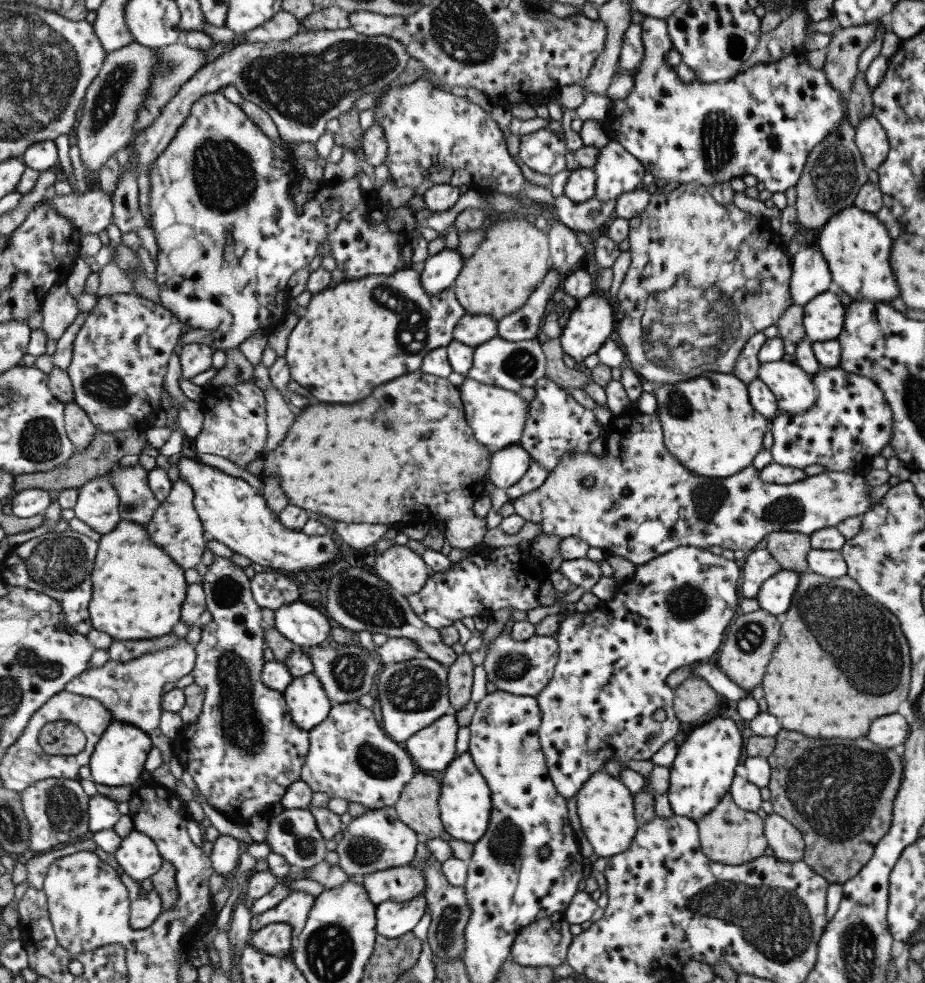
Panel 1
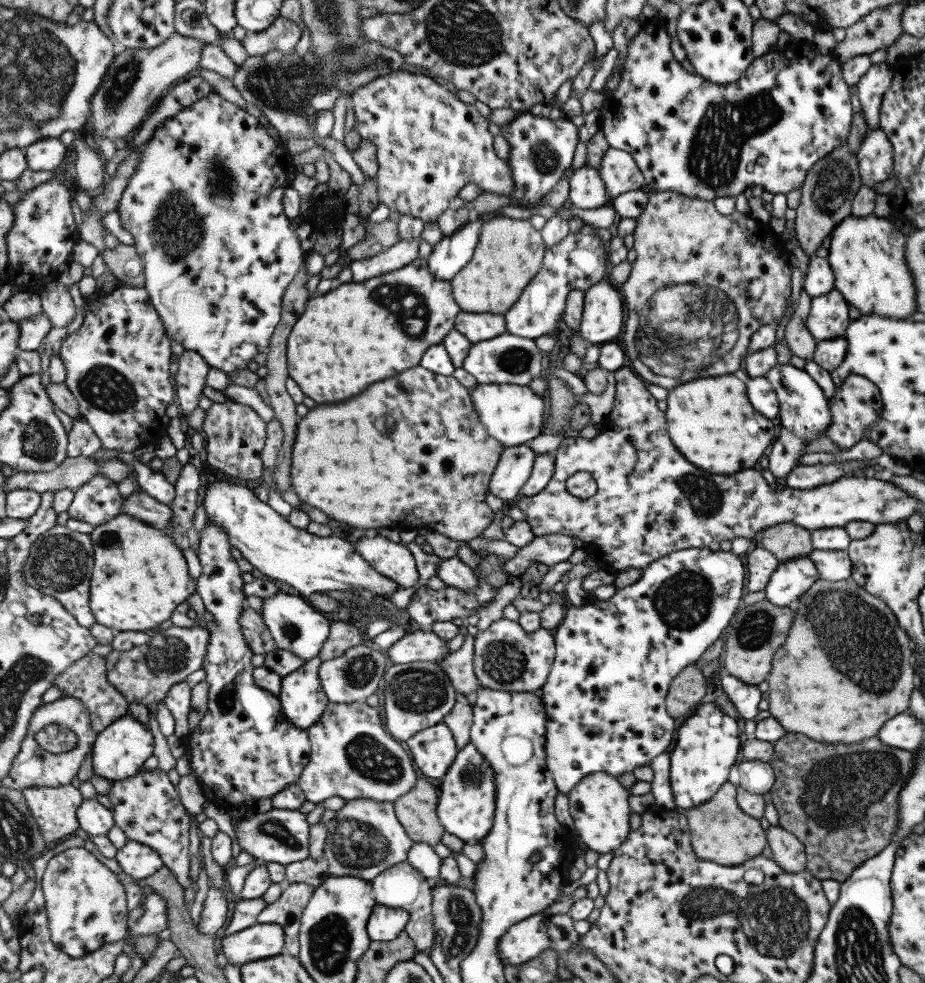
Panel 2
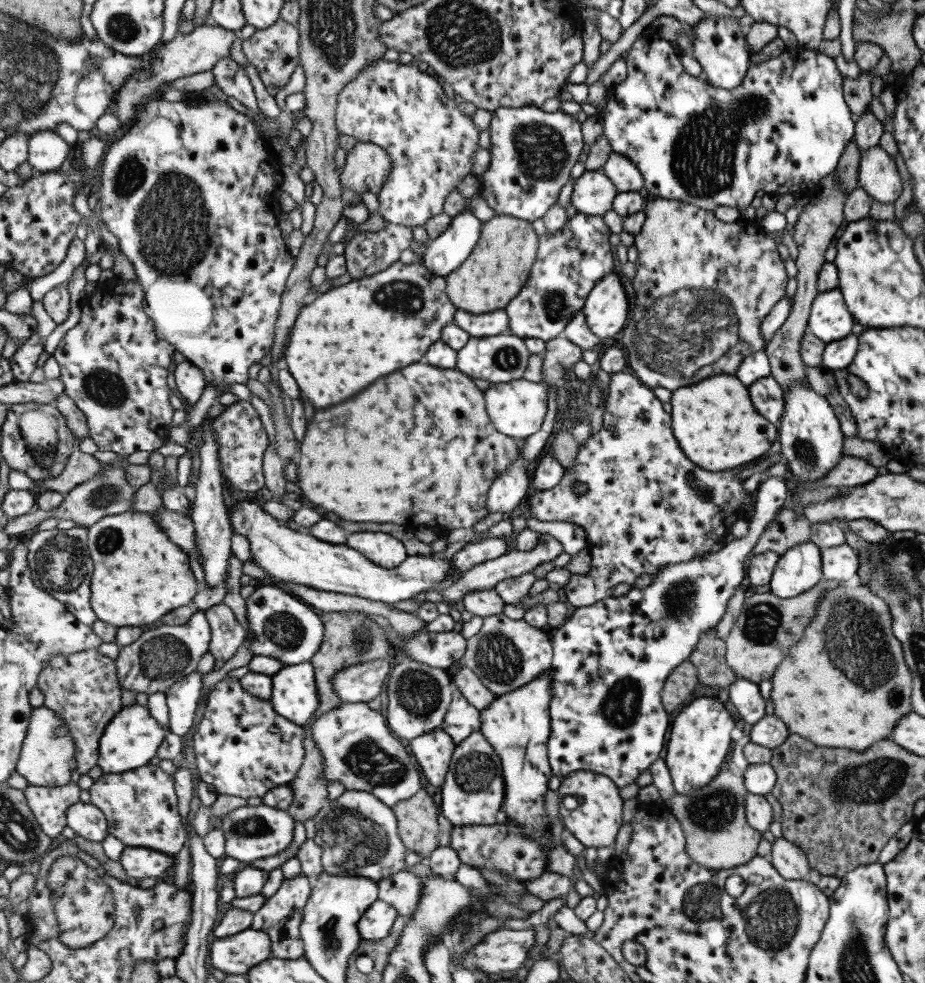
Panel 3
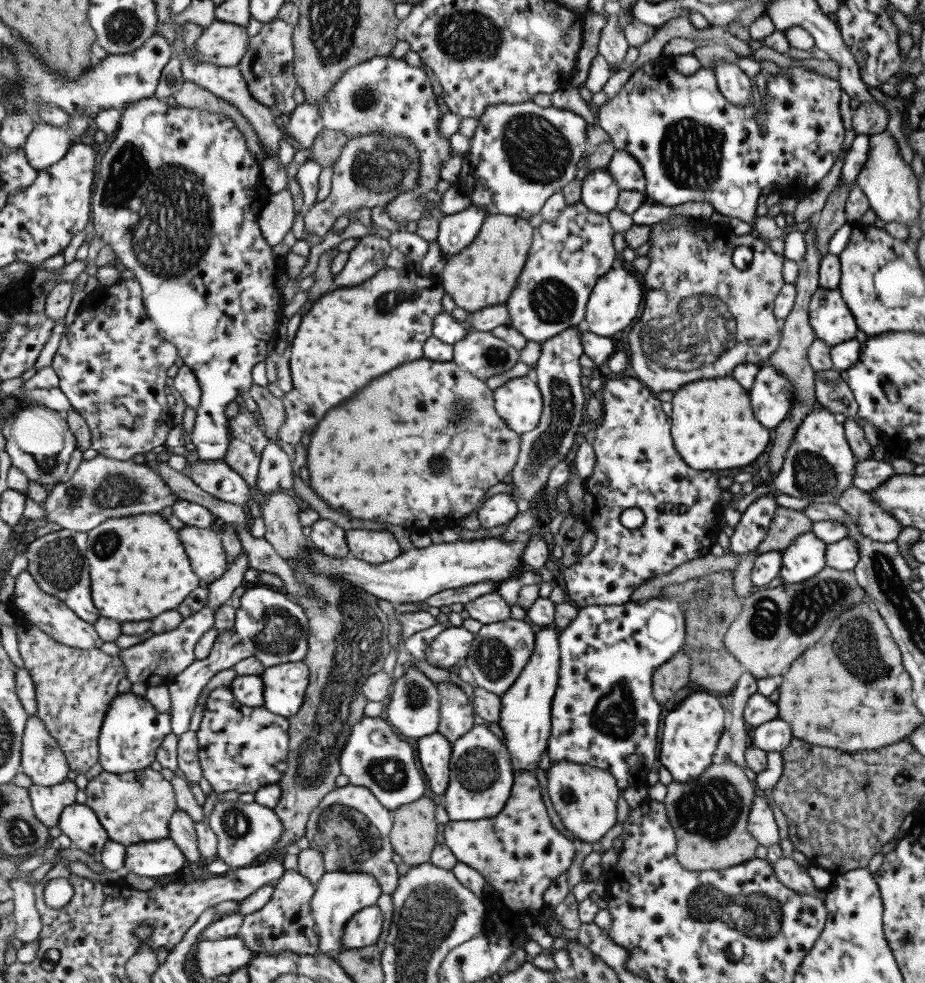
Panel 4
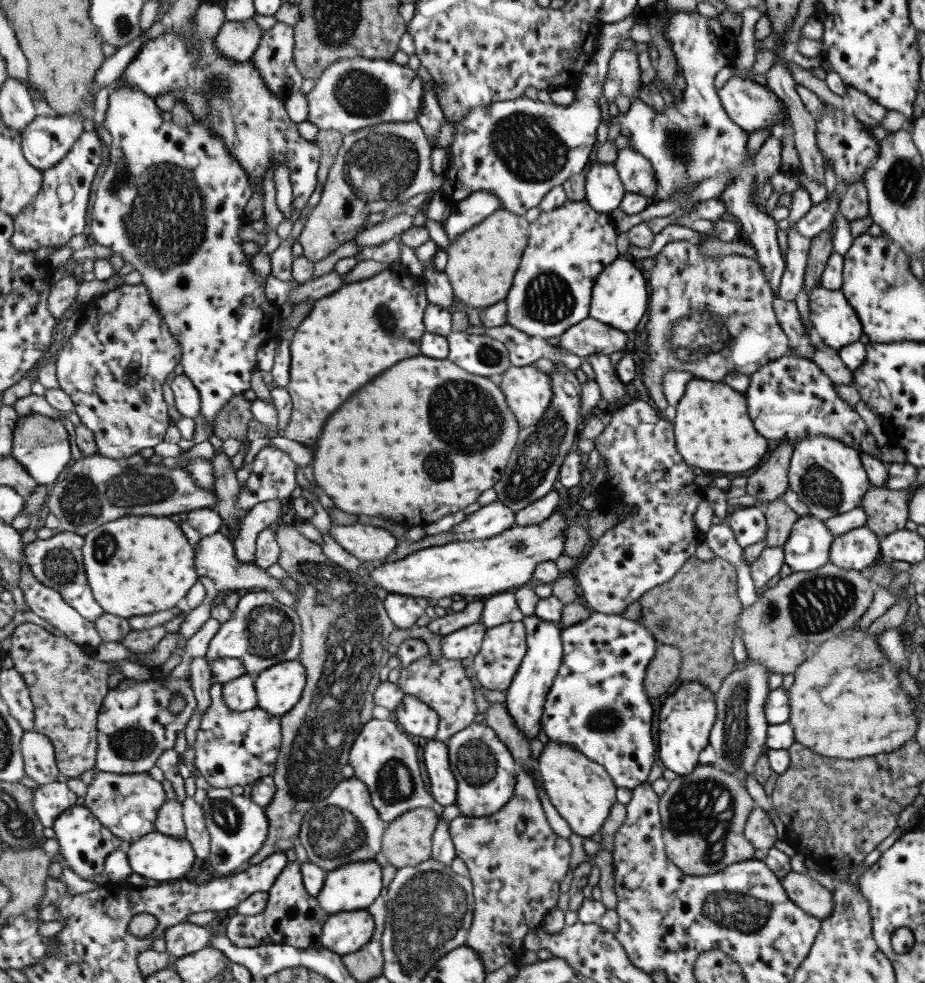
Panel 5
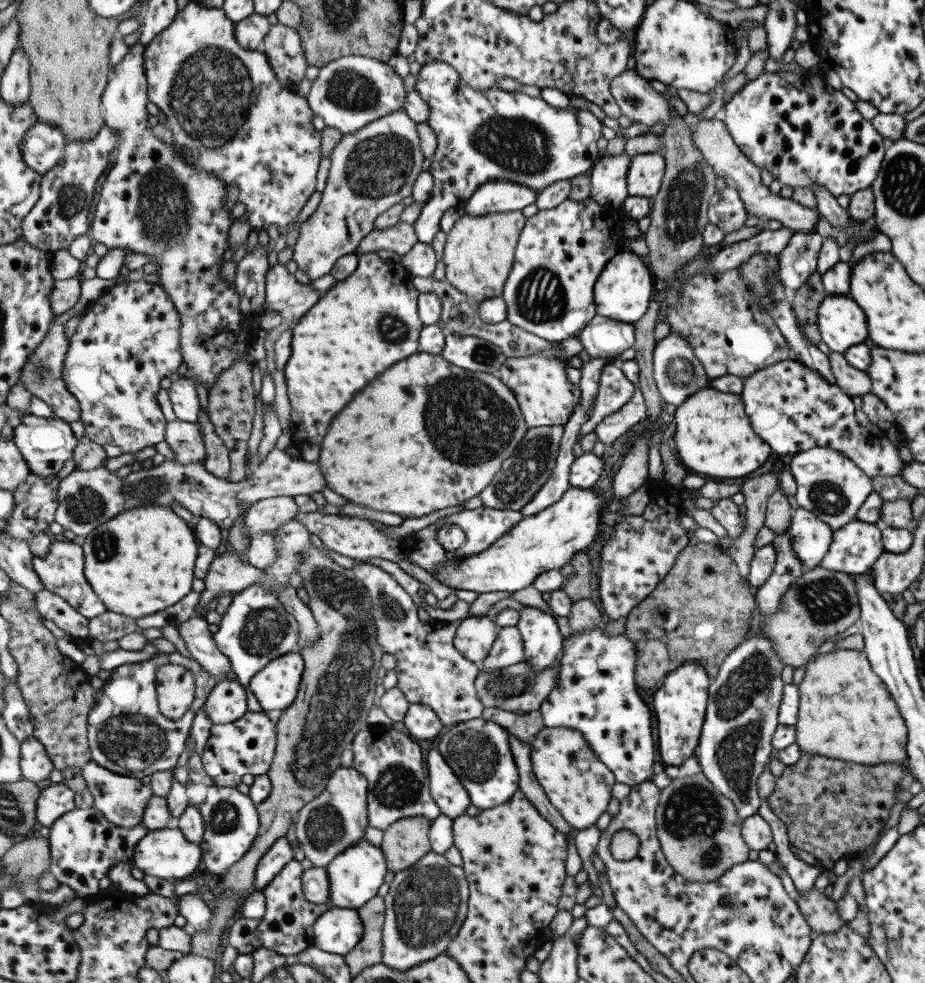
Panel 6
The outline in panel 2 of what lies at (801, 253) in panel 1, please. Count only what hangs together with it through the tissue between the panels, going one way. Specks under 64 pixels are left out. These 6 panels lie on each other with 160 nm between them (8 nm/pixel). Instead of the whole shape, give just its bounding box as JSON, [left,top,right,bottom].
[803,256,834,297]

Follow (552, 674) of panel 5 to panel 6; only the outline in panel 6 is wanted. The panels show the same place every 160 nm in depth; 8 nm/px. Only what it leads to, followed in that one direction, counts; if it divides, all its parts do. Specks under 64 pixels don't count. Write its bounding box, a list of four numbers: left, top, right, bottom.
[518,607,566,673]

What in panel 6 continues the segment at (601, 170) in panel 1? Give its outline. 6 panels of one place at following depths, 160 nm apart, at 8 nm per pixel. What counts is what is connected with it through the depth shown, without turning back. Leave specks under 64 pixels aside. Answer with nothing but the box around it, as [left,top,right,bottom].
[626,152,665,200]

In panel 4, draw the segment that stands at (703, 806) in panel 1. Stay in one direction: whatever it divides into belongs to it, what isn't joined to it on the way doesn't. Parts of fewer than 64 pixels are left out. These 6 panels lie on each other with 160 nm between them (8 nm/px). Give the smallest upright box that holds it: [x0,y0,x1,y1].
[660,691,727,782]

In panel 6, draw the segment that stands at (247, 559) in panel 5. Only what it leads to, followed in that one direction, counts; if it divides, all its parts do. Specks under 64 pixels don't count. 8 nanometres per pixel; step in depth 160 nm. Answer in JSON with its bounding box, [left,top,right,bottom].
[246,497,300,540]

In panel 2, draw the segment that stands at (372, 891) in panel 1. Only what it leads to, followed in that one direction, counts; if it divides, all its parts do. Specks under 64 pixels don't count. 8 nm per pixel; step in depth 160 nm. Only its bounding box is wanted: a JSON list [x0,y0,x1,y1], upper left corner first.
[372,860,436,953]

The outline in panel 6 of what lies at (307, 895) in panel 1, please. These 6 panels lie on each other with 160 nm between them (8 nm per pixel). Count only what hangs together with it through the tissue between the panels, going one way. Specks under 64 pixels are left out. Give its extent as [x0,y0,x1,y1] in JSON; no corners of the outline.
[228,859,332,956]

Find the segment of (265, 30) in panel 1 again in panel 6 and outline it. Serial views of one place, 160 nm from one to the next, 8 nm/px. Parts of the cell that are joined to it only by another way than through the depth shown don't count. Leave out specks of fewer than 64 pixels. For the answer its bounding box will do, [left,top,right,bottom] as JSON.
[261,22,308,88]

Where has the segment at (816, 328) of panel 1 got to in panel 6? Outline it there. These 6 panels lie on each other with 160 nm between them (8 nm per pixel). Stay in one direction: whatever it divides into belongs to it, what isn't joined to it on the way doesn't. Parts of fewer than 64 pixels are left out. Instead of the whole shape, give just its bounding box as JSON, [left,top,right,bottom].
[816,295,868,354]

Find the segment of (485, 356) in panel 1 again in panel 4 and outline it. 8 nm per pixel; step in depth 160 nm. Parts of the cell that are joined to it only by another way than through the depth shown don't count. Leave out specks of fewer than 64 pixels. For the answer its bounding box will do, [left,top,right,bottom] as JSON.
[454,330,519,380]

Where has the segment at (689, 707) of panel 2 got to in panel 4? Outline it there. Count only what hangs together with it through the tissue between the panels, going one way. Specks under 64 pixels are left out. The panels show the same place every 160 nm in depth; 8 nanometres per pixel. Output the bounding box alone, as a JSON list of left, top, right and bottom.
[653,650,690,702]

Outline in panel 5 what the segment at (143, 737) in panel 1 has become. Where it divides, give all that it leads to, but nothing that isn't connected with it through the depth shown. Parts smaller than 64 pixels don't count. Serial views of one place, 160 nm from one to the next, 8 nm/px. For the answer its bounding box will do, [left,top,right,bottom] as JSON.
[96,617,222,774]

